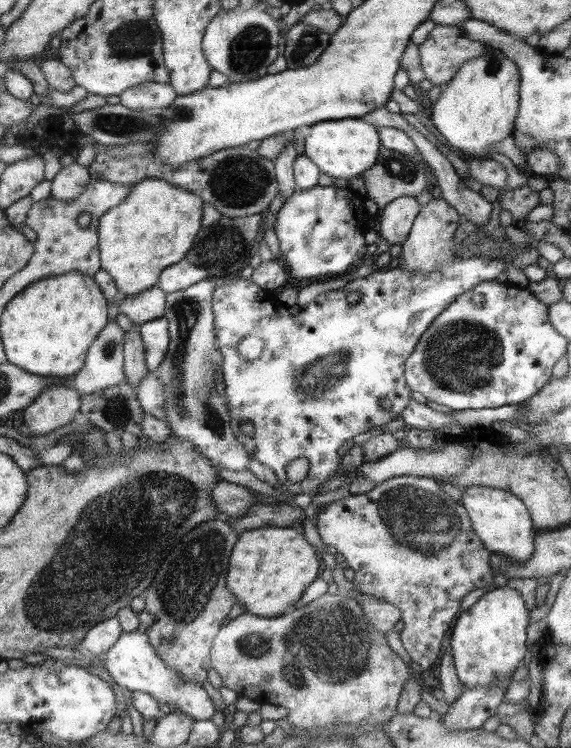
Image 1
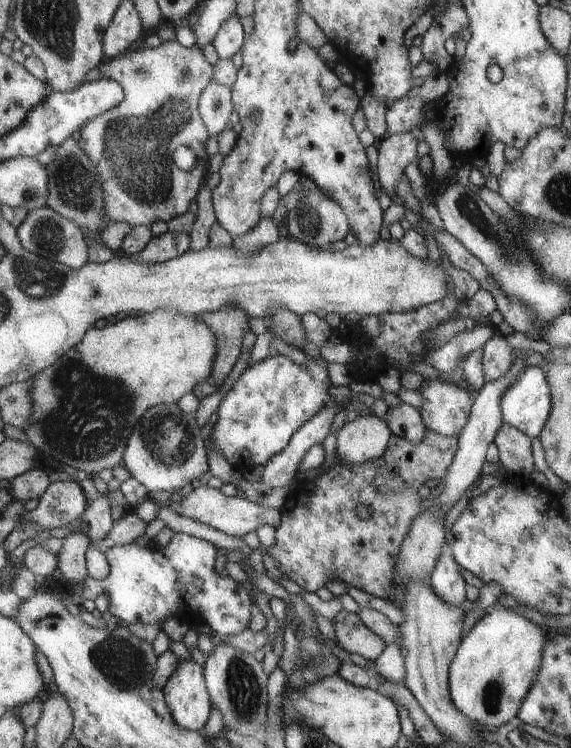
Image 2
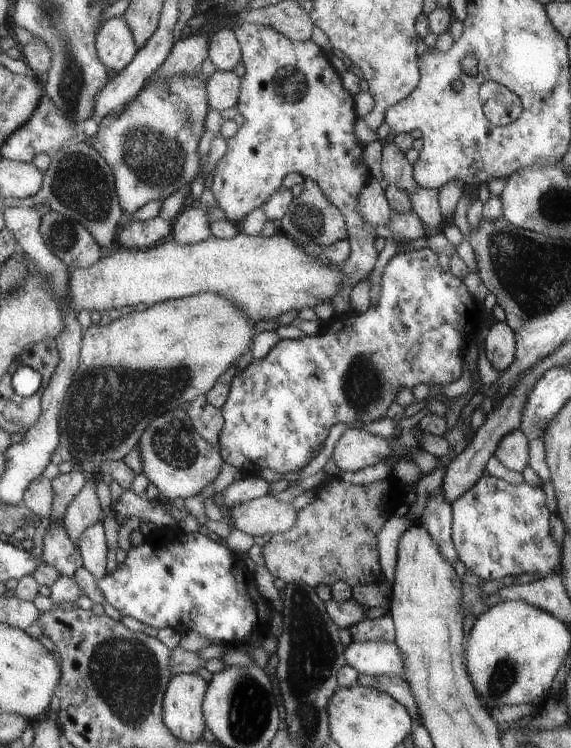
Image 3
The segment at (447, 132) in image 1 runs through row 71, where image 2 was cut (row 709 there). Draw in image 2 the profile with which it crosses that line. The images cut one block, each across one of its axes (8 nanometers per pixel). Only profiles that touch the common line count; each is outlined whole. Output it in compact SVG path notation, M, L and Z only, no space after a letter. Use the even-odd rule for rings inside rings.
M495 606L490 614L485 614L474 624L458 645L452 668L449 669L450 696L453 698L454 706L457 706L462 714L466 714L468 720L486 729L488 726L498 728L517 720L518 709L538 677L546 642L546 632L538 624L534 624L514 610Z

